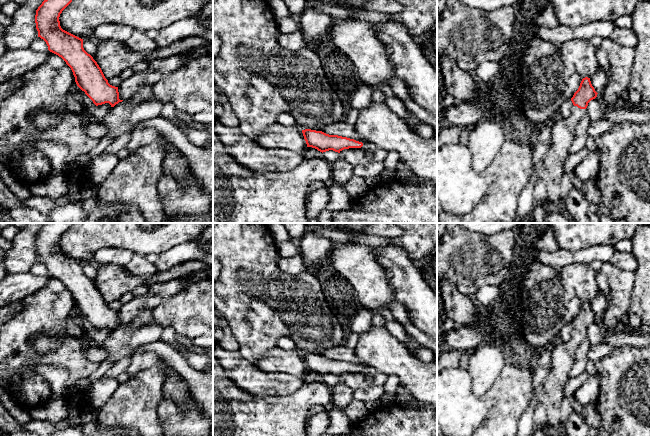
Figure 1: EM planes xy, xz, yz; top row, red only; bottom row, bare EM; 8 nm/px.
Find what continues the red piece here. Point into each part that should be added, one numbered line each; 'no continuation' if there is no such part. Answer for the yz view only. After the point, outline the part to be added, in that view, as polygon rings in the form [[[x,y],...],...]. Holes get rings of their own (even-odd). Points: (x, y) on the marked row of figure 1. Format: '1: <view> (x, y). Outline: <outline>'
1: yz (550, 169). Outline: [[[577,106],[572,107],[570,116],[563,118],[558,122],[552,123],[551,130],[551,147],[548,152],[544,155],[542,160],[536,166],[536,172],[538,179],[542,179],[546,183],[547,187],[547,200],[554,203],[561,201],[560,197],[560,182],[562,180],[564,172],[564,163],[569,154],[570,147],[575,138],[577,125],[582,120],[583,116],[586,115],[586,109],[580,109]]]

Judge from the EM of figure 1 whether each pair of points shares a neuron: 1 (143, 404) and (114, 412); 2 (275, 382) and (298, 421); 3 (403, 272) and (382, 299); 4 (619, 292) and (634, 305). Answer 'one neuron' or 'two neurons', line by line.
1: one neuron
2: two neurons
3: two neurons
4: two neurons

